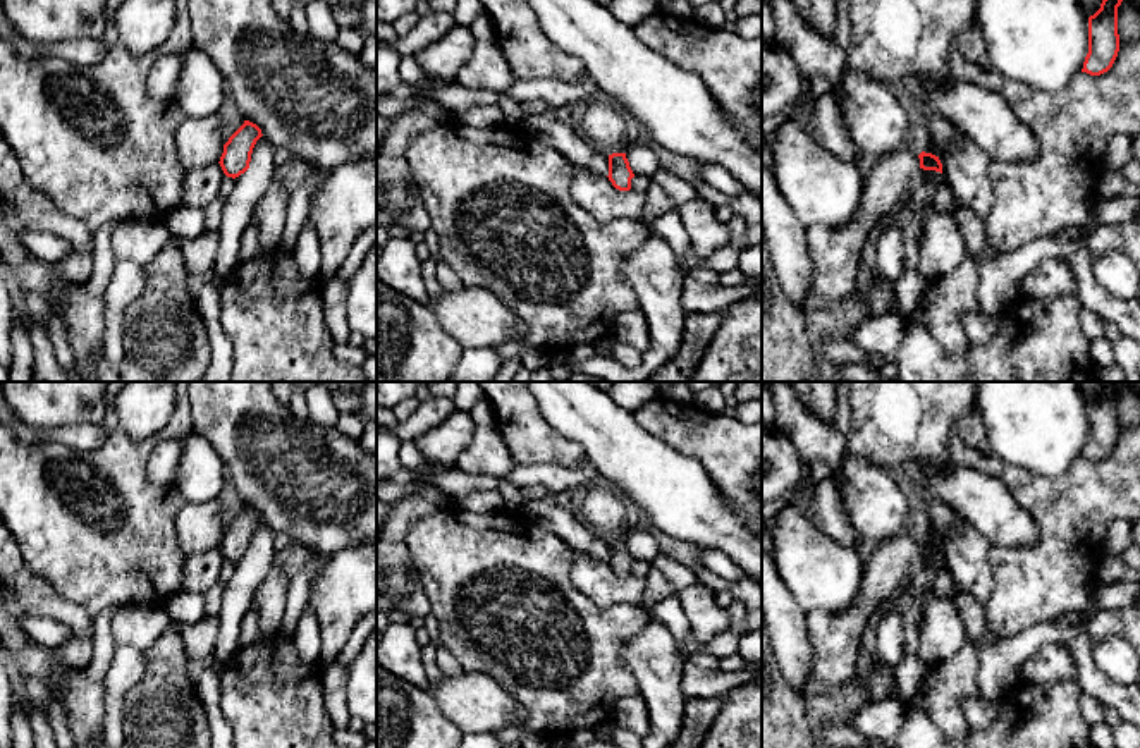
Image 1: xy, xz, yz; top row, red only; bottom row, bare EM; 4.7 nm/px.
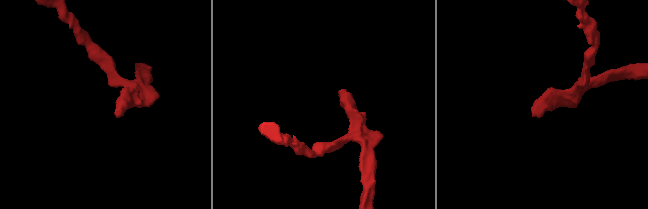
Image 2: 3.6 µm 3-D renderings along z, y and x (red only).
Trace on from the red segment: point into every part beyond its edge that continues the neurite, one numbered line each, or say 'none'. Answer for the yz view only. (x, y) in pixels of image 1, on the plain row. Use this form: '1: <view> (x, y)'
1: yz (834, 637)

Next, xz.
1: xz (600, 508)

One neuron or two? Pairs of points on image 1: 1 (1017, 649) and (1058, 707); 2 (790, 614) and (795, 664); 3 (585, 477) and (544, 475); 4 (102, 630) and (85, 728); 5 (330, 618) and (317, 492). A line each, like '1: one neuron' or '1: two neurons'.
1: two neurons
2: one neuron
3: one neuron
4: one neuron
5: two neurons

